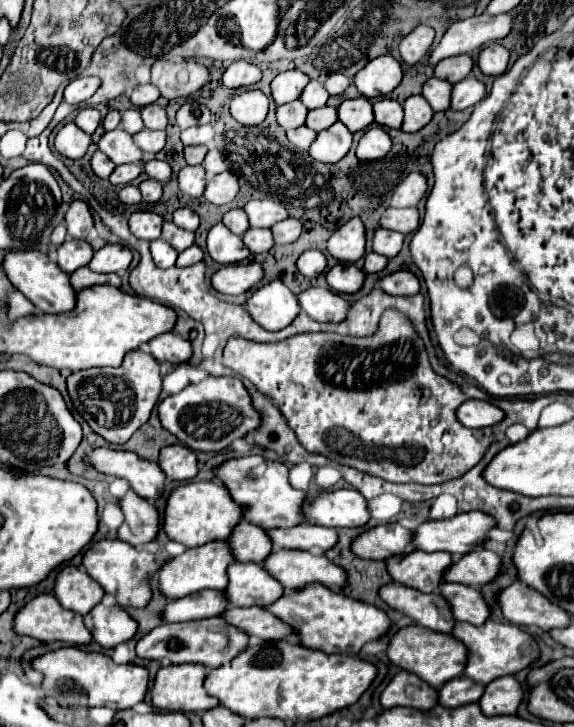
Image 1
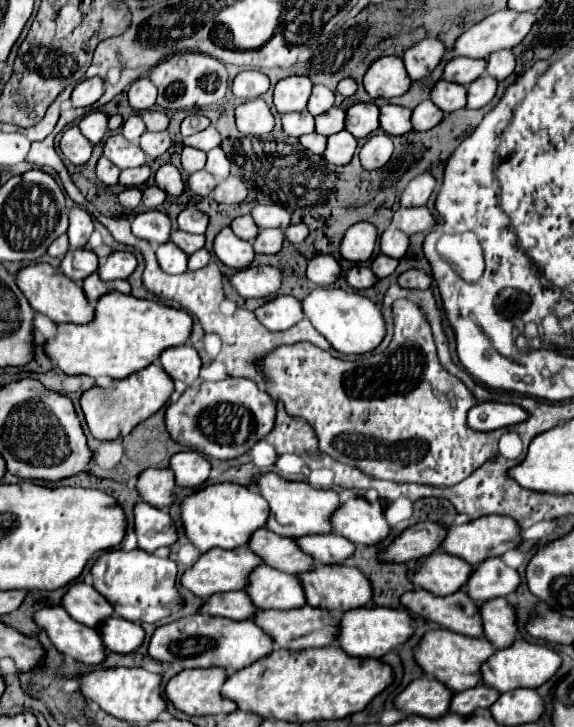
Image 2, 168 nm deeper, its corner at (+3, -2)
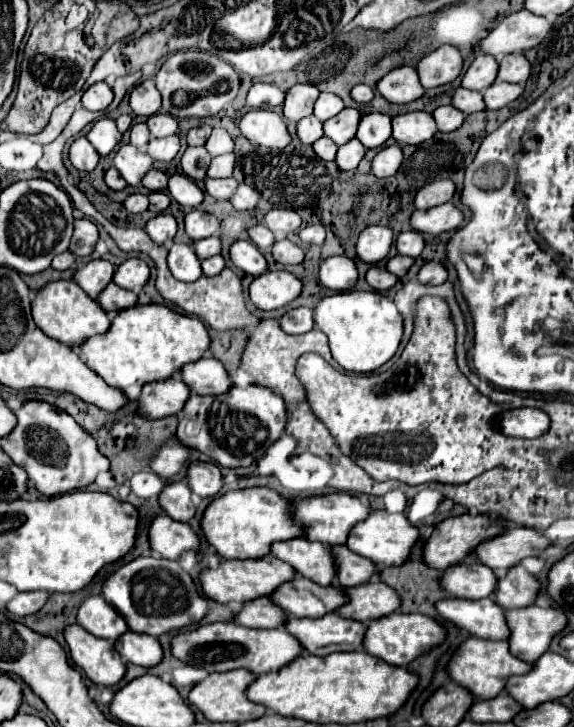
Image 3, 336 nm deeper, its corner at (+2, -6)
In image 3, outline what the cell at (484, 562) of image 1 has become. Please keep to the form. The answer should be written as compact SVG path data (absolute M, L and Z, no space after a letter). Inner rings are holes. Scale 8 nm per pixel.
M516 565L498 579L494 601L502 609L522 609L536 601L538 591L540 591L538 579L532 573L528 573L522 565Z

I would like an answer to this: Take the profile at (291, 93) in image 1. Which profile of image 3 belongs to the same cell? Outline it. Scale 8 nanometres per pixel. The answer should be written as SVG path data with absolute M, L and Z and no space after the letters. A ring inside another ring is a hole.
M310 83L294 85L288 91L286 101L284 101L284 117L298 123L300 119L312 115L312 109L314 109L318 95L320 95L320 91Z

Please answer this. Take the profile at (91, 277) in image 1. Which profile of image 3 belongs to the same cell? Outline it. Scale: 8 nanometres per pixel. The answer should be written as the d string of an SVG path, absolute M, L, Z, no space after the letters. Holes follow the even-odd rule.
M110 283L98 297L98 303L104 307L104 311L110 315L110 317L116 317L120 311L124 309L130 309L138 303L138 295L134 291L128 291L128 289L120 289L118 285Z

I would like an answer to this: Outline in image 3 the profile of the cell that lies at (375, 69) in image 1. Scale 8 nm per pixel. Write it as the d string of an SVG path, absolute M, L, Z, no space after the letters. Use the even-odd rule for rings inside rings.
M400 67L390 71L378 81L376 91L382 93L390 103L410 103L424 95L424 87L420 85L414 67Z

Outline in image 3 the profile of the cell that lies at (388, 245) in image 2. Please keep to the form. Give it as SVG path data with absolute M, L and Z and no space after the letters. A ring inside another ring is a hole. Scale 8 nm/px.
M406 231L406 233L400 233L398 239L396 239L396 247L398 247L398 253L400 255L410 255L410 257L418 257L424 249L424 239L420 233L416 231Z

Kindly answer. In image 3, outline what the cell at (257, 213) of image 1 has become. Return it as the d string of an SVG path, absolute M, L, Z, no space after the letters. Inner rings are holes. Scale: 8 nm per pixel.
M272 209L264 217L264 225L276 235L276 239L284 239L288 233L296 231L302 225L302 219L296 211L290 209Z

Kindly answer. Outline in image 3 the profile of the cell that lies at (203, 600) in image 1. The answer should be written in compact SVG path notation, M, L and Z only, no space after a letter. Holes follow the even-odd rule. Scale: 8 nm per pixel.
M260 597L244 603L244 607L236 613L236 623L244 627L262 627L262 629L278 629L282 621L286 621L286 613L272 599Z

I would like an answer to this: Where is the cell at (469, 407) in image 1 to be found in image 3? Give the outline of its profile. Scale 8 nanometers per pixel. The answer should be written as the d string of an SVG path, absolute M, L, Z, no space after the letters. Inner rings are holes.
M512 409L500 415L500 431L508 437L534 439L550 429L550 417L540 409Z

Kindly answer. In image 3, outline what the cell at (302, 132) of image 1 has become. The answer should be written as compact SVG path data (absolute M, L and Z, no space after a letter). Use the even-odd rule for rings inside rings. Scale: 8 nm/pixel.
M328 137L318 139L318 141L316 141L312 147L314 147L314 151L316 151L316 155L318 155L320 159L324 159L324 161L334 161L338 145L336 145L334 141L330 141Z

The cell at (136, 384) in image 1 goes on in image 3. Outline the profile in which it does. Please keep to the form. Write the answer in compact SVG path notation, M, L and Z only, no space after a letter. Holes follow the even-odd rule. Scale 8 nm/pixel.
M166 379L148 383L140 393L140 415L148 419L162 419L182 411L190 397L190 387L180 379Z

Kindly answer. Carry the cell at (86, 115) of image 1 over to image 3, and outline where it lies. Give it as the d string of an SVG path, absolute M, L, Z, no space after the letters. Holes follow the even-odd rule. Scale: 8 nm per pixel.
M104 117L104 119L96 121L94 127L90 129L88 141L96 147L96 151L98 151L102 157L106 157L106 155L110 155L110 153L116 149L116 145L122 141L122 133L118 131L114 119Z

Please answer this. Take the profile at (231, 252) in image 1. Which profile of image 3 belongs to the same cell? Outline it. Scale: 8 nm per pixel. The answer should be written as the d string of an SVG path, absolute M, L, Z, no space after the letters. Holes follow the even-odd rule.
M236 241L230 247L230 259L238 269L242 269L244 273L248 273L252 277L262 275L268 269L264 255L252 241Z

